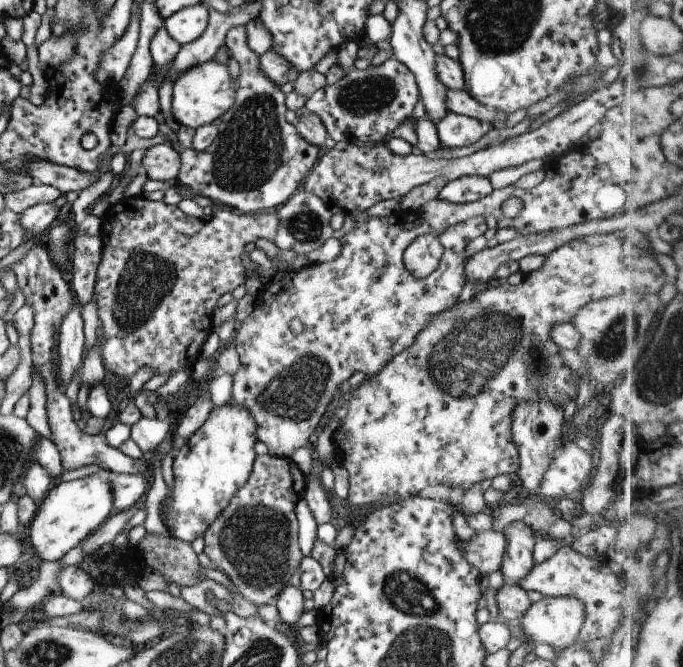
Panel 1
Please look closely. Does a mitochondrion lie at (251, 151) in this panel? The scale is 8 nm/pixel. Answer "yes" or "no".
yes

